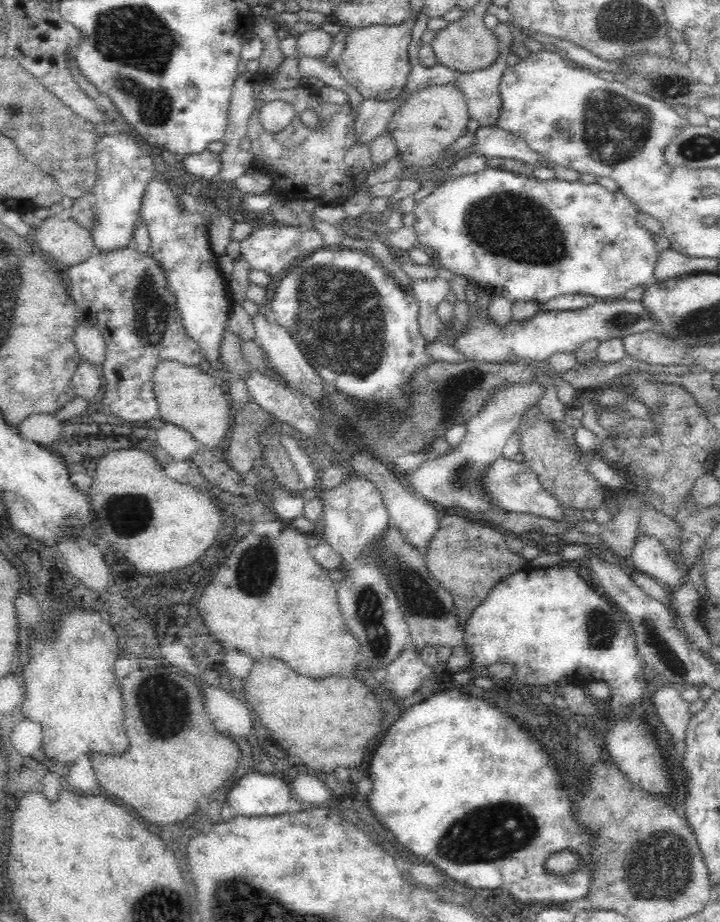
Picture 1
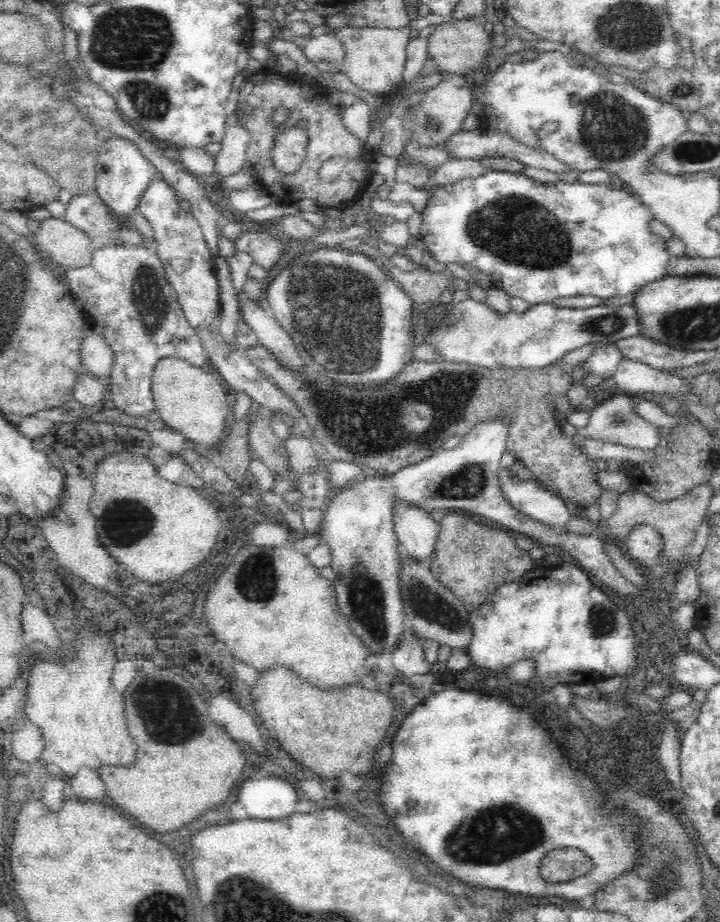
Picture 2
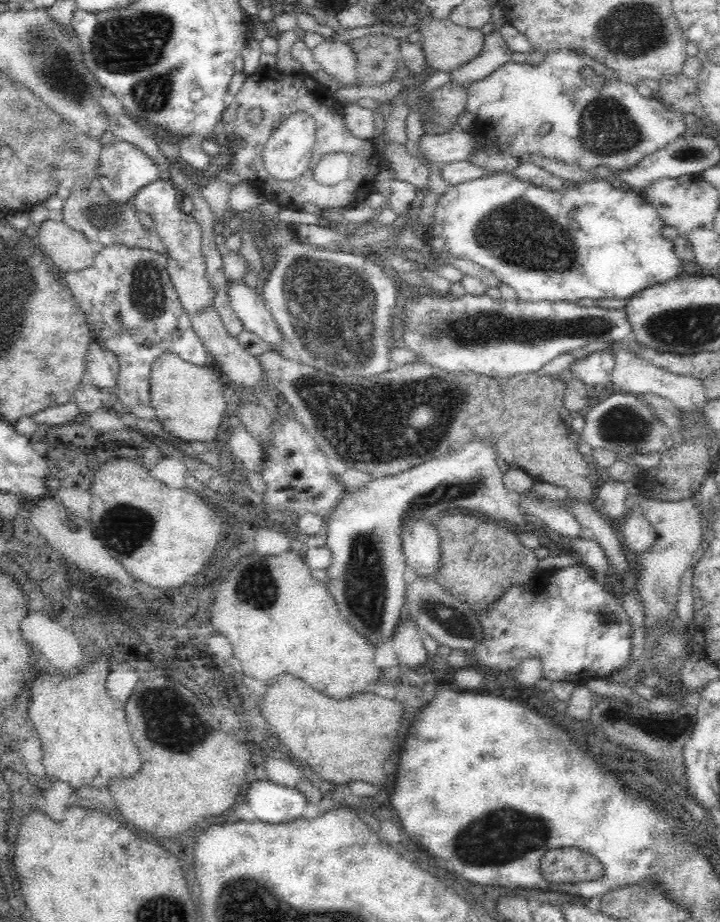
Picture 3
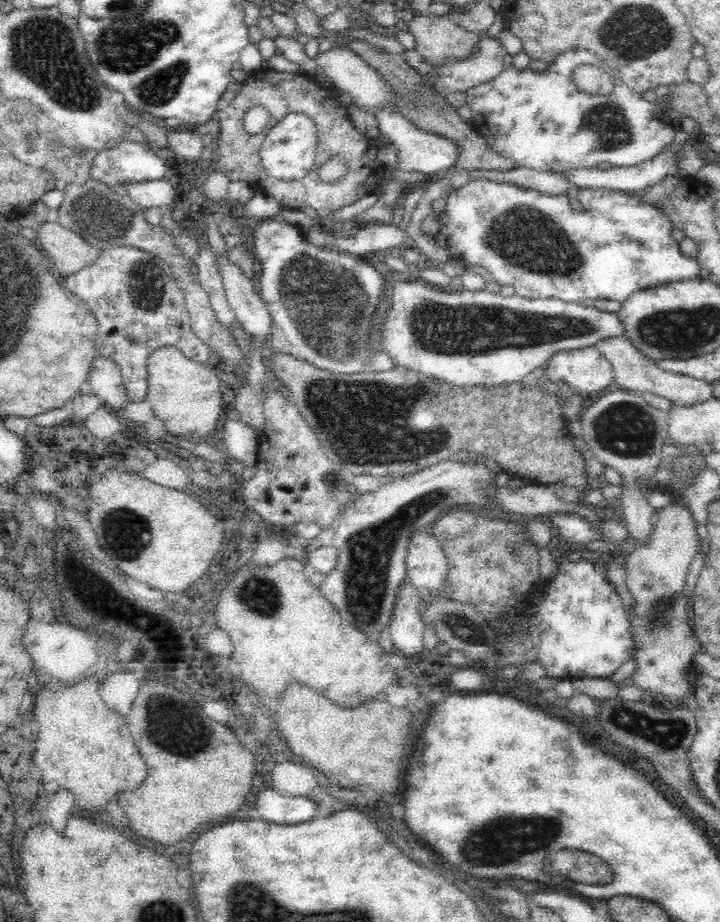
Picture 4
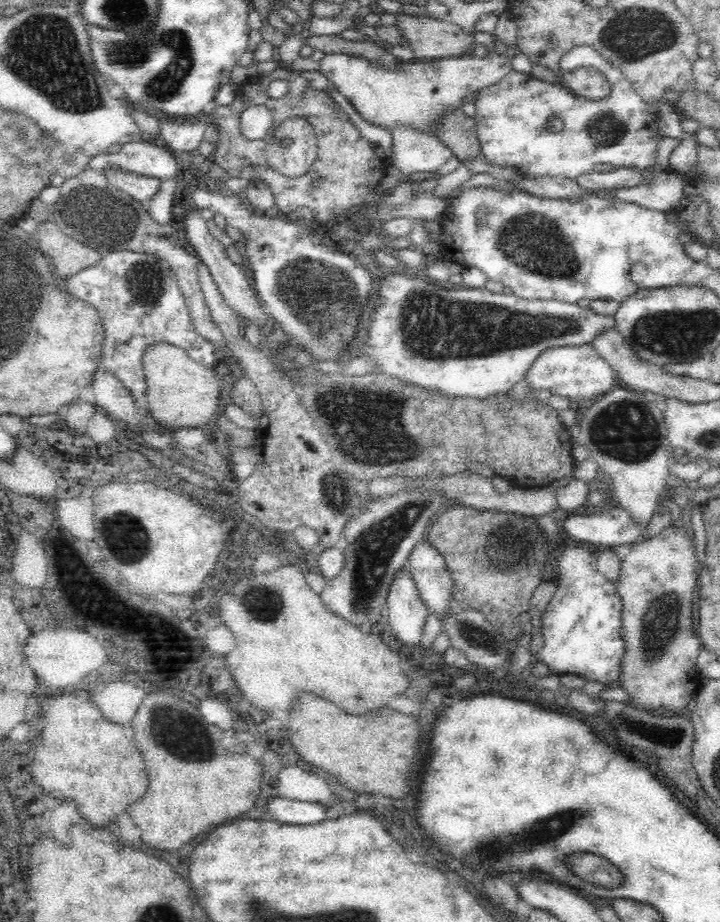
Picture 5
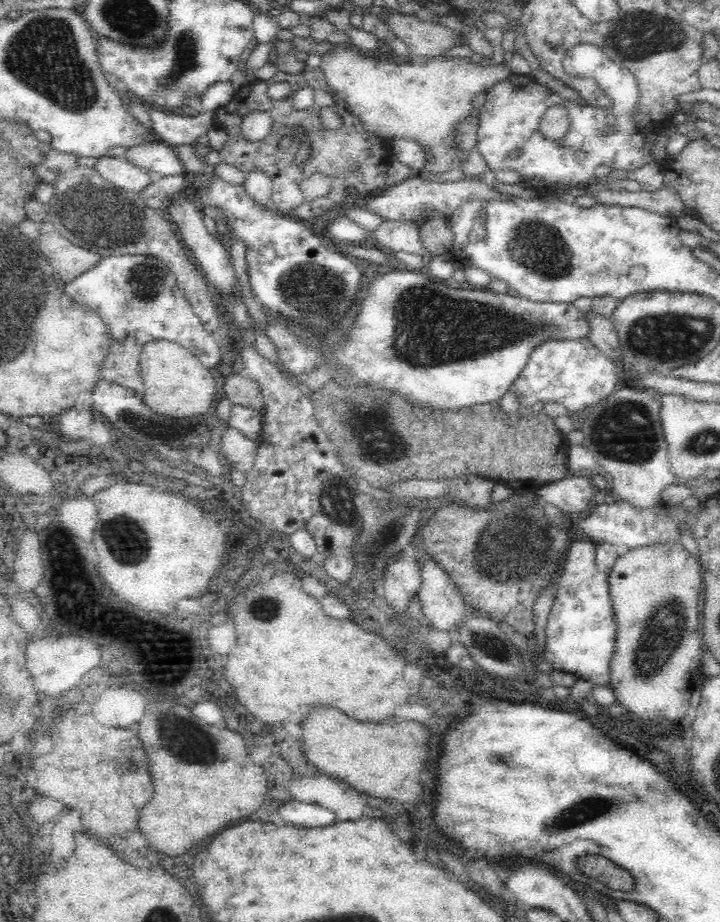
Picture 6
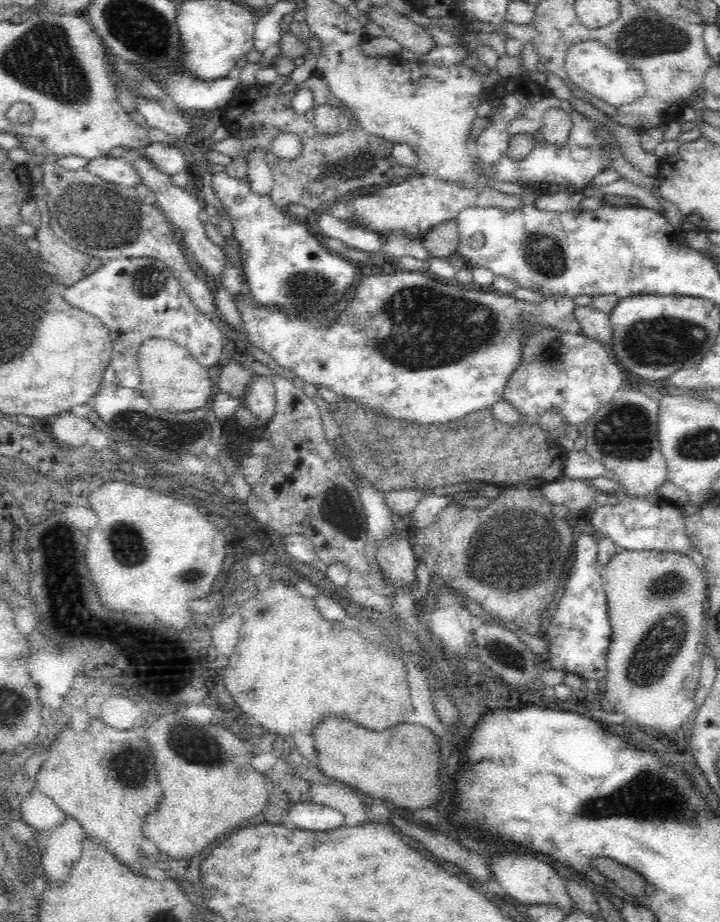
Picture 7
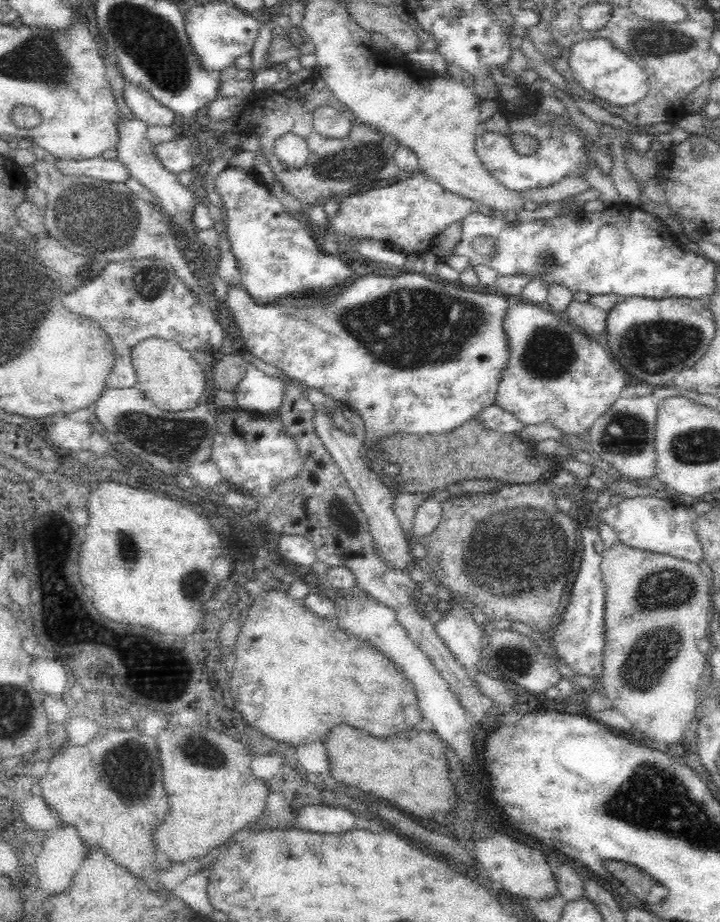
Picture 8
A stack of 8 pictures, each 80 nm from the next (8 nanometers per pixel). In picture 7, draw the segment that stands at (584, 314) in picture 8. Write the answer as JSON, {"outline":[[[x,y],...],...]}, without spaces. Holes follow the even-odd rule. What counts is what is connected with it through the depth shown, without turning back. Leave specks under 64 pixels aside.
{"outline":[[[573,306],[572,315],[576,317],[580,332],[588,338],[610,345],[612,340],[612,327],[609,313],[589,306]]]}

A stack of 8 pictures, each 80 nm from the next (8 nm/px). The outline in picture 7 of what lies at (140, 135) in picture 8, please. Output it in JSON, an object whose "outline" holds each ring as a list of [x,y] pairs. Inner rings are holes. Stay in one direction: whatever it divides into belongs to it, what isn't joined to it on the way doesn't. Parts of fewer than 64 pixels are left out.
{"outline":[[[124,149],[126,152],[126,158],[130,162],[130,165],[136,169],[136,173],[140,175],[140,180],[144,186],[148,187],[151,191],[154,191],[156,195],[156,205],[161,209],[161,211],[167,217],[167,220],[170,222],[173,229],[180,231],[183,234],[183,240],[185,246],[188,250],[191,250],[196,258],[196,262],[200,264],[207,274],[214,277],[213,280],[219,281],[219,277],[224,270],[224,262],[226,262],[226,257],[224,257],[223,248],[213,244],[207,237],[206,232],[204,231],[204,223],[200,221],[199,212],[202,210],[200,206],[200,195],[197,193],[197,190],[192,187],[182,187],[176,186],[171,181],[171,175],[166,174],[163,170],[160,170],[154,163],[150,163],[144,155],[142,155],[141,150],[138,149]]]}

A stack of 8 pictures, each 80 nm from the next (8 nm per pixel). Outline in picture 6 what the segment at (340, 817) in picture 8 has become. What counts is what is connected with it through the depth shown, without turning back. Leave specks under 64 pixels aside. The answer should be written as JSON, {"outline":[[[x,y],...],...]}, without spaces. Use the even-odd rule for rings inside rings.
{"outline":[[[292,799],[282,803],[276,812],[280,823],[314,828],[330,826],[336,822],[336,815],[318,804],[308,804]]]}

